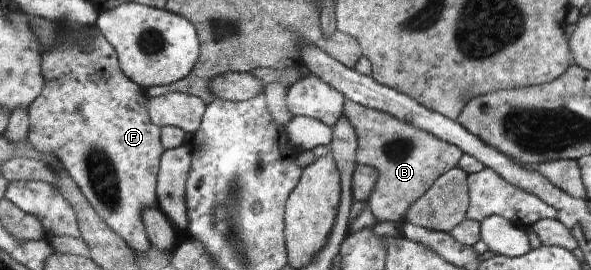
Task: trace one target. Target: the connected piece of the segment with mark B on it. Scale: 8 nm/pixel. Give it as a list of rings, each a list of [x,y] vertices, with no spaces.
[[[345,100],[343,116],[350,120],[358,136],[356,164],[373,167],[378,174],[377,184],[367,202],[377,223],[395,222],[401,225],[407,211],[434,186],[441,173],[446,174],[455,168],[463,157],[463,151],[454,144],[397,120],[386,112]]]

